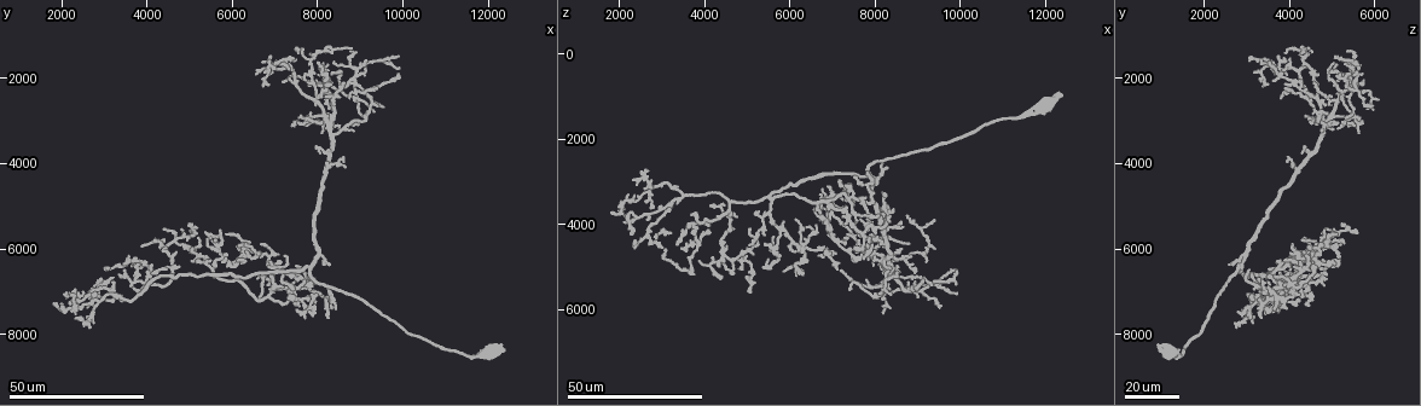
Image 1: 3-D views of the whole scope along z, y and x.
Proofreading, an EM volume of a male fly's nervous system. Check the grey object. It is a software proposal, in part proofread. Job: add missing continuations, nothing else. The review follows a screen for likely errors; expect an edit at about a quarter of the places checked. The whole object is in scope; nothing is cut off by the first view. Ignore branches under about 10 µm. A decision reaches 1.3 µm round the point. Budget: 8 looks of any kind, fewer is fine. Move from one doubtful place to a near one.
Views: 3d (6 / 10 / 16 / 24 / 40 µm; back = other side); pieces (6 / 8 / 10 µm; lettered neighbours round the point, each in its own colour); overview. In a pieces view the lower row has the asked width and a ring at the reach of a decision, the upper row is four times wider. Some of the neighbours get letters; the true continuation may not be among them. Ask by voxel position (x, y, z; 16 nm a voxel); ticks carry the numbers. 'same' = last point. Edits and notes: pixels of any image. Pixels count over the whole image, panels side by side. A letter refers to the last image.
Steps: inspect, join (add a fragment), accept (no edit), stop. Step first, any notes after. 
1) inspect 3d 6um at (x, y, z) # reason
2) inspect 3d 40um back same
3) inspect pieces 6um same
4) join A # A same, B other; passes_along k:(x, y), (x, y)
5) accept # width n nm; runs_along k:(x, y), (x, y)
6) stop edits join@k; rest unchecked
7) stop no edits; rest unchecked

inspect 3d 24um at (7250, 2050, 5050) # free end

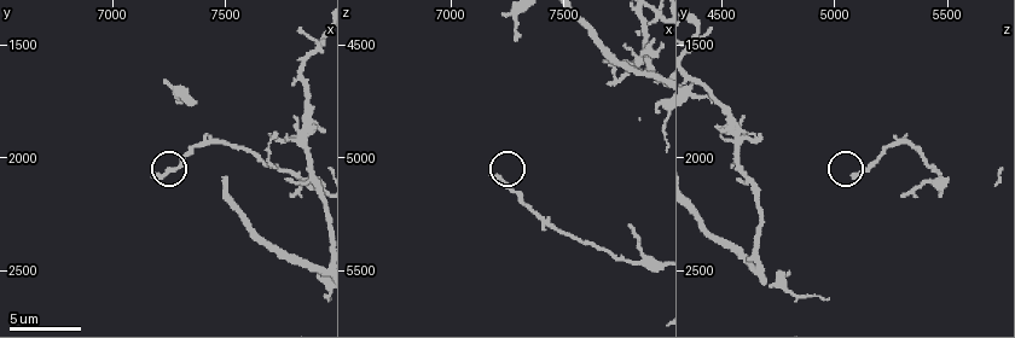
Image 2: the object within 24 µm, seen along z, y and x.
inspect pieces 8um at (7190, 2080, 5090)

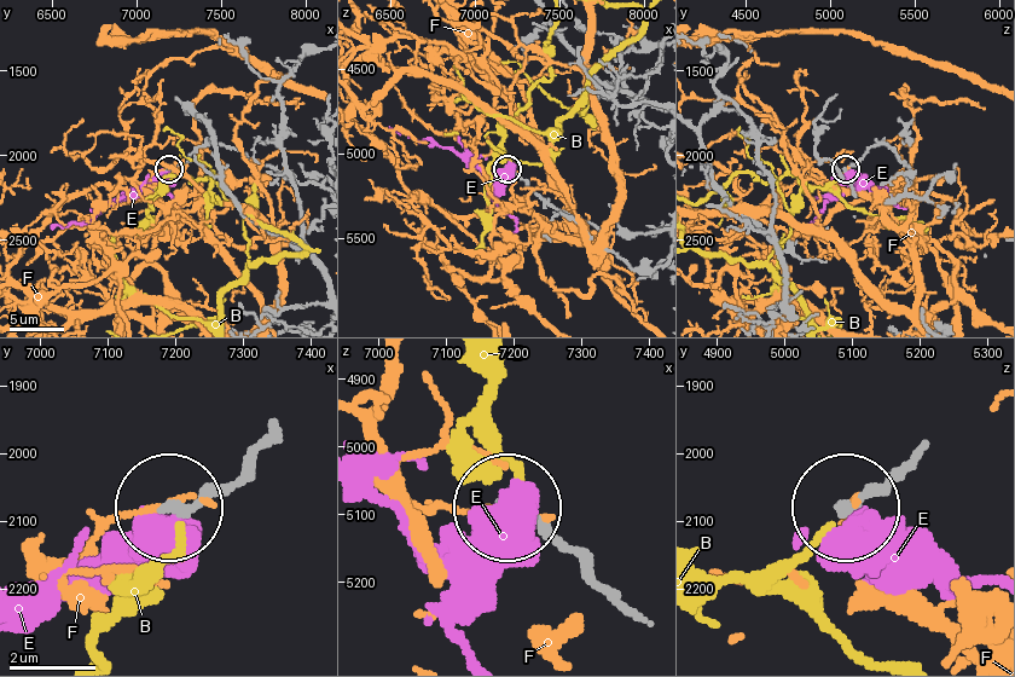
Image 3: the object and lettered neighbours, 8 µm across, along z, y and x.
accept # B other, E other, F other; runs_along 3:(256, 455), (174, 505); none of them fits

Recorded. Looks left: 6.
inspect 3d 40um at (4800, 5600, 5050) # an open end

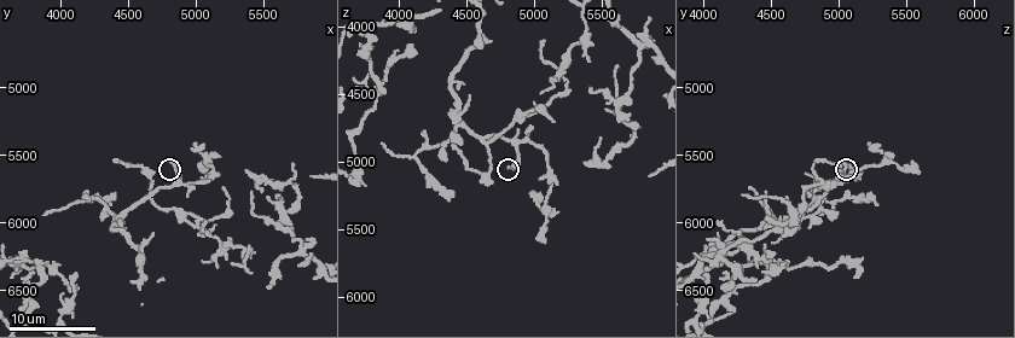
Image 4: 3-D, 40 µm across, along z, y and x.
inspect pieces 10um at (4800, 5540, 5020)

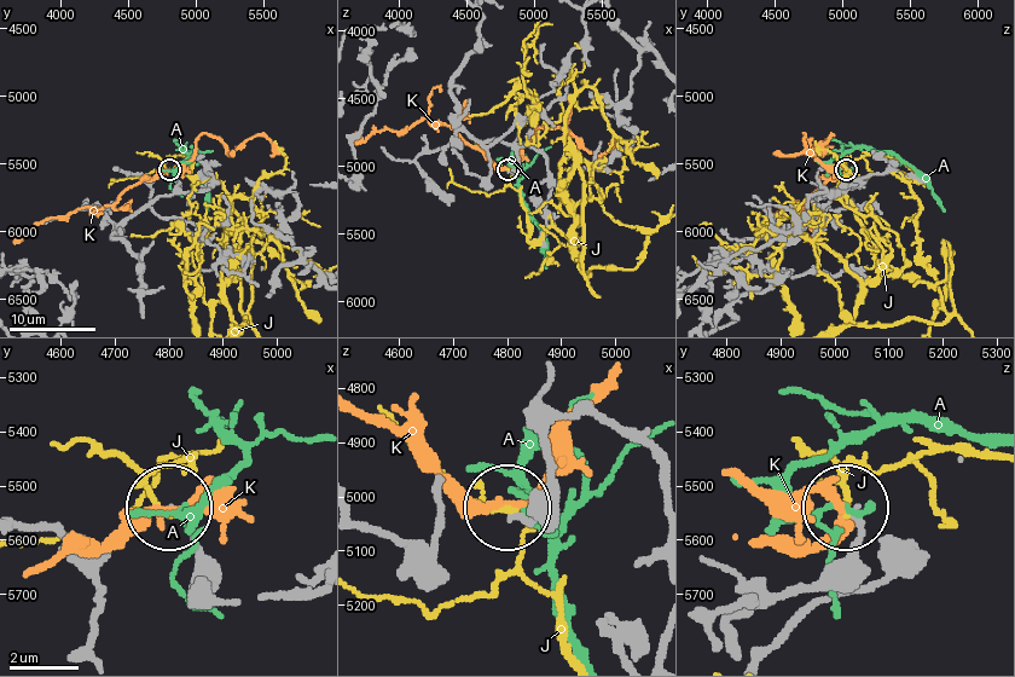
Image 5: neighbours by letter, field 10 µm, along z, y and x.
accept # A other, J other, K other; runs_along 5:(732, 653), (732, 619), (819, 576), (859, 532), (857, 509); no lettered fragment goes on from it

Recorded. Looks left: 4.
inspect 3d 24um at (6900, 6350, 4200) # branch stops here

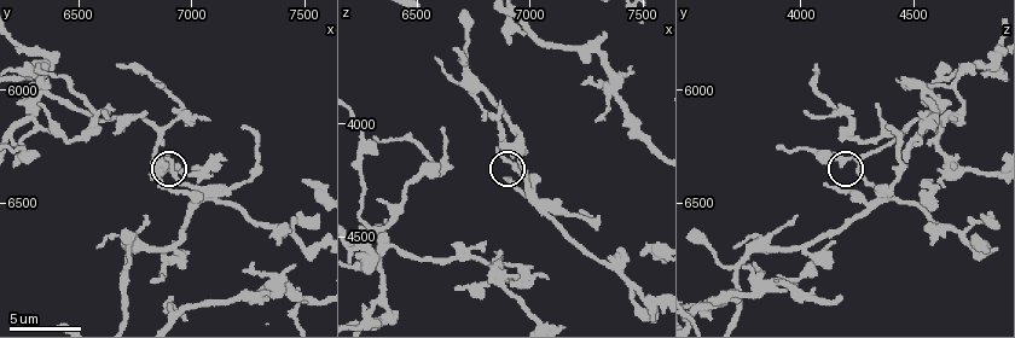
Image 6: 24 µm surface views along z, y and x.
inspect pieces 6um at (6900, 6300, 4240) # see the neighbours

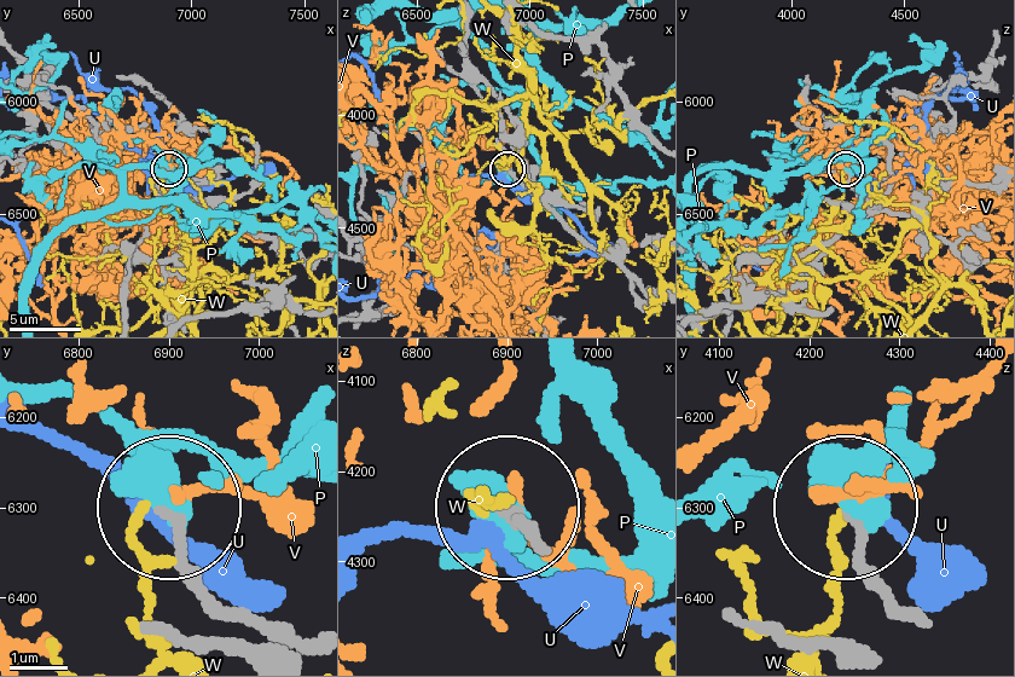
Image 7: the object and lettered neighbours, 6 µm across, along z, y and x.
accept # P other, U other, V other, W other; runs_along 7:(244, 624), (196, 571), (177, 518); no lettered fragment goes on from it

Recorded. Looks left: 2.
inspect 3d 24um at (8500, 7400, 3650)

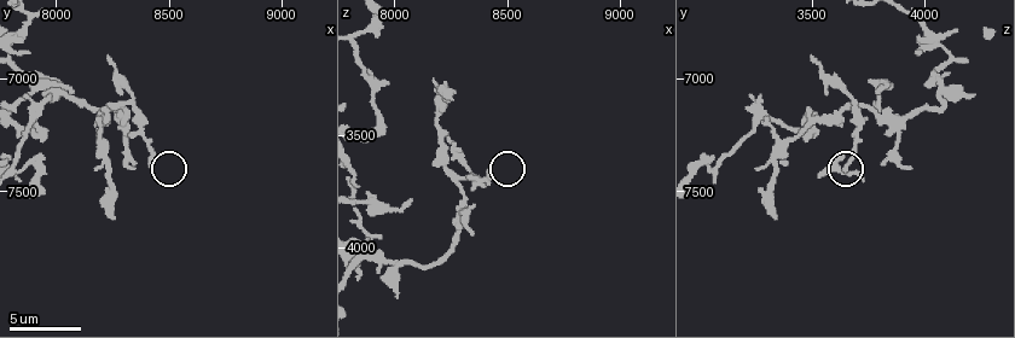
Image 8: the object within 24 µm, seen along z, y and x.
inspect pieces 6um at (8420, 7410, 3640)

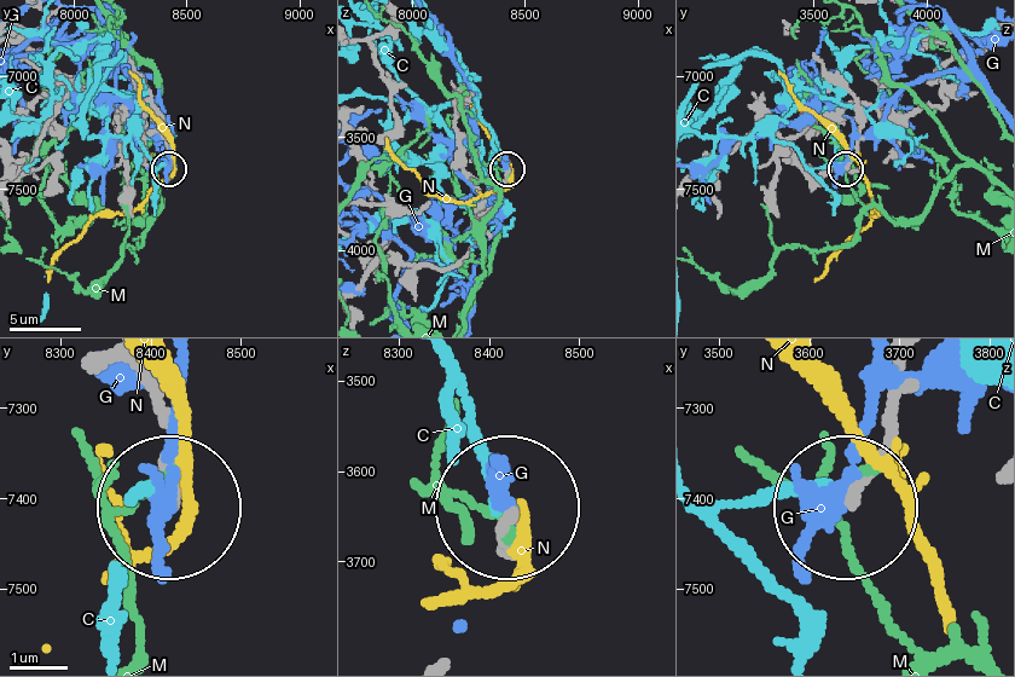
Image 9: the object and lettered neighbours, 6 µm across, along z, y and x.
accept # C other, G other, M other, N other; none of them fits

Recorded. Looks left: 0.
stop no edits; rest unchecked

